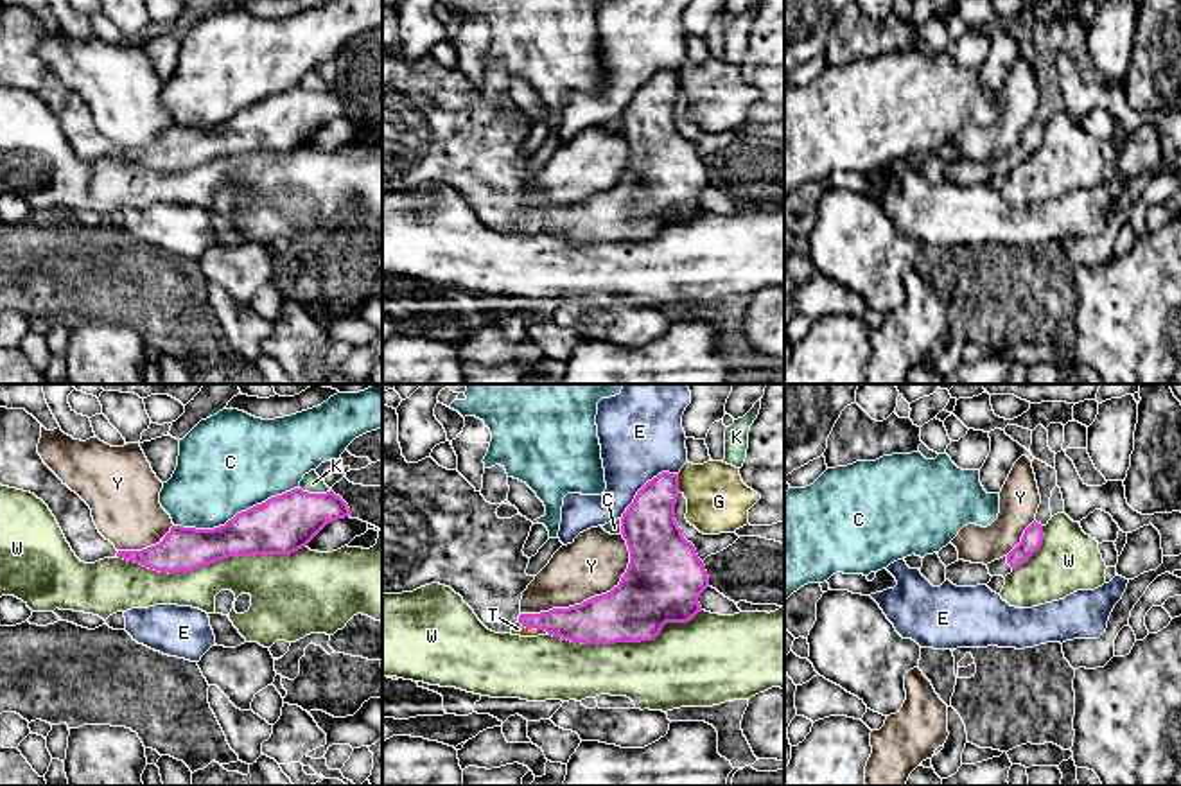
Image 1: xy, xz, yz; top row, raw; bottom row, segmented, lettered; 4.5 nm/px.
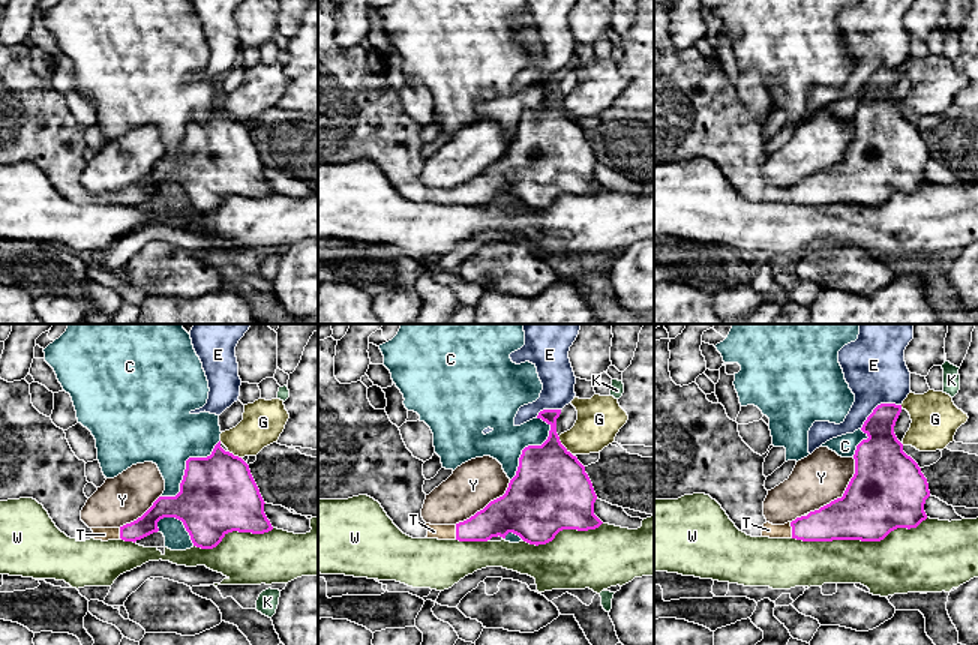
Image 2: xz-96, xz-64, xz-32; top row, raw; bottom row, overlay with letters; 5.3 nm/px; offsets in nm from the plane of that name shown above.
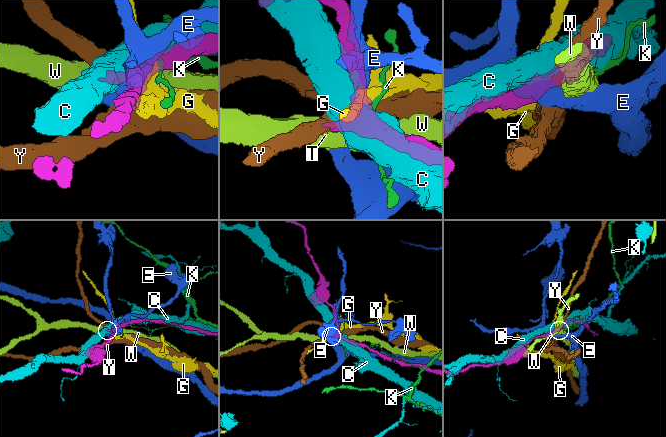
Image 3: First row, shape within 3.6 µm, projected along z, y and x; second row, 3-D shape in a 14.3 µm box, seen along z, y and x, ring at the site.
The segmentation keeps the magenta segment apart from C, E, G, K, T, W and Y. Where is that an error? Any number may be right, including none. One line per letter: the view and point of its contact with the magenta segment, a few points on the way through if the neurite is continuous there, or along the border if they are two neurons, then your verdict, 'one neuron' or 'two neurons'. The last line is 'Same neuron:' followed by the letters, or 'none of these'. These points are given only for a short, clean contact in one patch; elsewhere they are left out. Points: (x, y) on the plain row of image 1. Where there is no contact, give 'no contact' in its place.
C: xy (237, 112) | two neurons
E: xz (645, 83) | two neurons
G: xz (677, 81) | two neurons
K: xy (314, 92) | two neurons
T: xz (535, 225) | one neuron
W: xy (210, 160) | two neurons
Y: xz (594, 194) | two neurons
Same neuron: T

